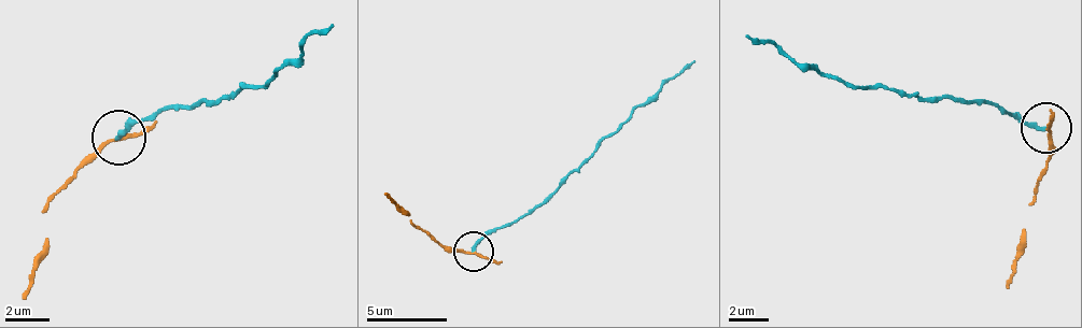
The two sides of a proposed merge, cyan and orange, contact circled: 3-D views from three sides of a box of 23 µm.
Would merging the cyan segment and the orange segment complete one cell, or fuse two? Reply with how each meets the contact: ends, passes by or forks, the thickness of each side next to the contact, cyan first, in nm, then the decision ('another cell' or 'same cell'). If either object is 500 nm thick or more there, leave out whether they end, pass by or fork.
cyan ends | orange passes by | 200/140 nm | another cell

